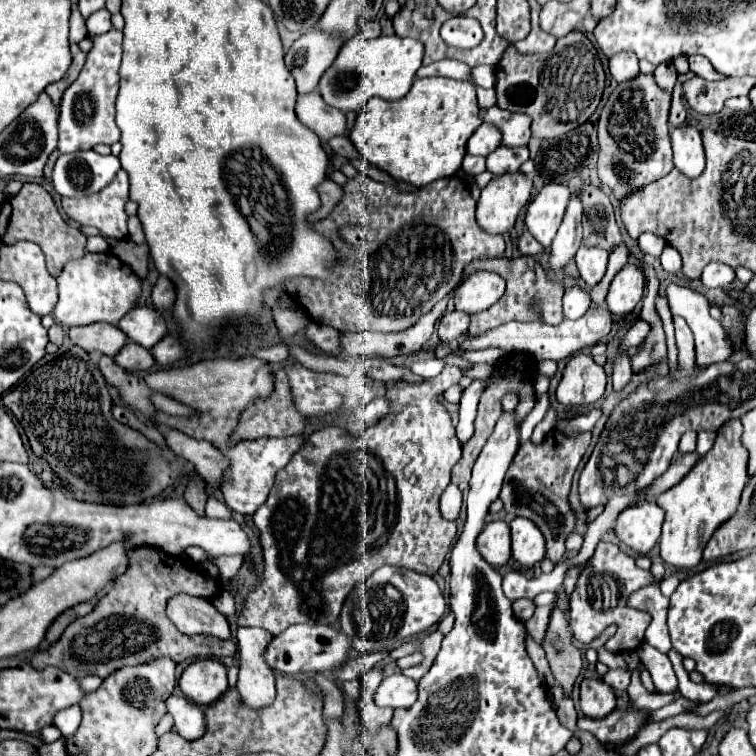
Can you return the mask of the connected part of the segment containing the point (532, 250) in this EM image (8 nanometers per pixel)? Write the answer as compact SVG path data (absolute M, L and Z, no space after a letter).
M524 231L524 233L520 235L518 249L522 251L522 255L538 255L538 253L544 251L544 247L540 247L540 243L536 243L536 239L534 239L528 231Z

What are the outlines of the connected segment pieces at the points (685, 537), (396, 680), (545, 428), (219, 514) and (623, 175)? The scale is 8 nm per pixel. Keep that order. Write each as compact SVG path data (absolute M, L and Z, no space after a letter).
M732 419L720 427L712 449L700 457L700 463L672 489L656 497L656 503L666 511L666 521L660 537L660 555L666 563L678 569L692 569L702 559L702 549L714 529L730 519L738 507L740 493L748 481L748 451L740 443L742 423Z
M394 673L382 679L374 699L376 705L380 707L410 707L418 697L418 689L416 689L416 681L402 675L402 673Z
M548 409L546 417L534 427L534 433L532 433L530 441L532 441L532 443L540 443L540 441L546 437L546 433L554 427L554 421L556 421L556 411L554 411L554 409Z
M206 485L206 487L208 487L208 491L210 491L208 501L206 501L206 515L208 515L208 517L216 517L216 519L230 519L230 517L232 517L232 515L230 515L230 509L228 509L222 501L218 501L218 499L214 497L216 487L214 487L214 485Z
M638 75L632 81L620 83L610 95L598 121L598 175L608 185L616 199L632 193L634 189L668 175L674 169L670 131L668 131L670 93L656 87L652 75Z

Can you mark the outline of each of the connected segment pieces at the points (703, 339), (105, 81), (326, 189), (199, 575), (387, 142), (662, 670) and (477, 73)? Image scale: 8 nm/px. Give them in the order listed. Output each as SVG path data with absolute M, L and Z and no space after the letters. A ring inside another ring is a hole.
M670 283L666 287L666 297L670 301L670 311L672 315L680 315L686 319L688 327L692 329L694 333L694 341L696 341L696 365L702 369L702 367L708 367L712 363L718 363L718 361L726 361L730 355L732 355L732 347L730 347L730 341L722 329L722 325L718 325L716 319L712 319L712 315L708 313L710 309L710 303L706 299L704 293L700 291L694 291L690 287L682 287L678 283Z
M110 29L104 35L92 37L92 49L78 75L78 79L64 91L60 101L60 153L72 153L78 149L92 149L98 143L112 145L120 139L120 129L114 121L114 103L118 95L118 67L122 57L122 31Z
M326 179L324 183L320 183L318 193L320 193L322 205L320 205L320 209L310 217L312 221L314 221L314 219L320 221L320 219L328 217L328 215L332 213L332 209L336 207L336 203L340 203L340 199L342 199L342 195L344 195L344 189L342 189L338 183L334 183L332 179Z
M136 547L126 551L126 555L128 569L114 579L112 589L96 603L96 607L88 615L72 621L60 641L54 643L48 651L34 655L32 665L36 669L52 665L80 679L86 675L108 677L120 667L148 663L160 655L166 655L176 663L194 661L194 657L202 659L212 655L222 659L234 655L234 641L222 641L212 635L184 635L166 615L166 601L180 591L202 599L214 599L220 593L218 579L212 579L200 569L186 565L184 559L154 547ZM154 561L158 561L158 565L154 565Z
M426 77L416 79L402 99L368 99L357 115L350 139L368 163L388 171L396 179L424 187L436 179L450 177L460 169L462 157L466 155L466 141L480 125L480 107L470 81Z
M648 643L640 645L638 655L640 655L642 665L652 675L658 693L674 693L678 689L678 679L674 675L674 669L672 669L672 663L670 663L668 655L656 651Z
M480 65L480 67L474 67L472 69L472 79L476 85L480 87L494 87L496 83L496 77L494 77L494 67L488 67L488 65Z

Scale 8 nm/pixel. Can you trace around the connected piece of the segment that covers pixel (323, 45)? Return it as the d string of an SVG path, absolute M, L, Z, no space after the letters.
M316 27L292 43L284 61L296 79L300 95L310 93L318 87L320 77L334 63L340 47L342 41L338 37L332 37Z

